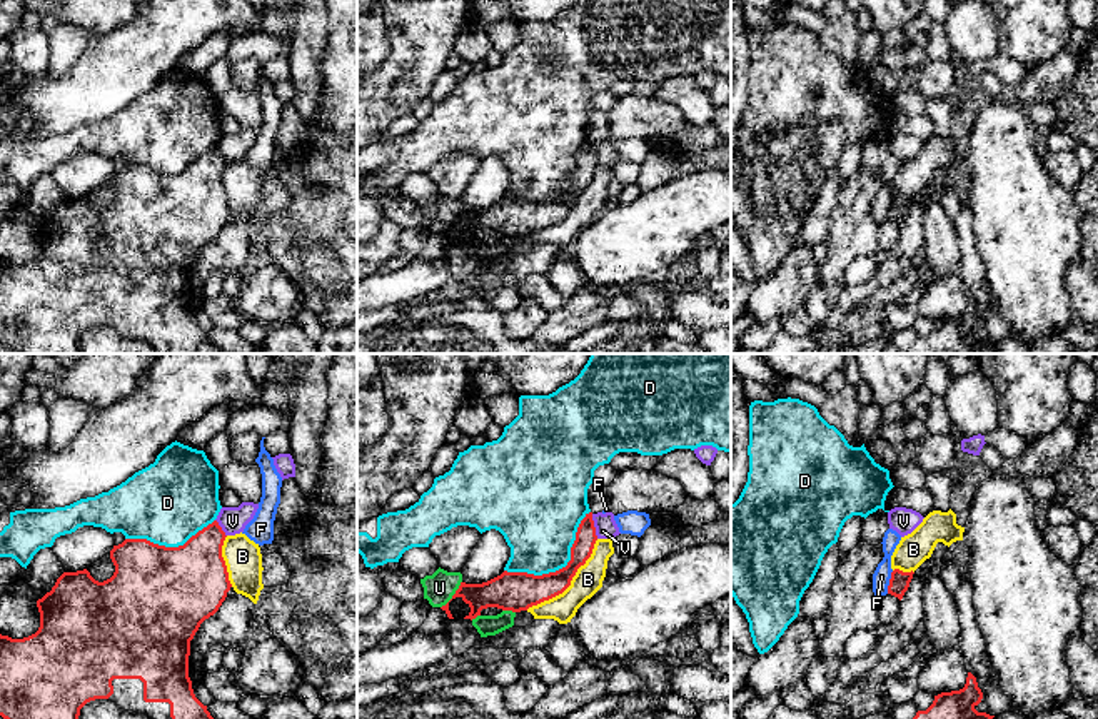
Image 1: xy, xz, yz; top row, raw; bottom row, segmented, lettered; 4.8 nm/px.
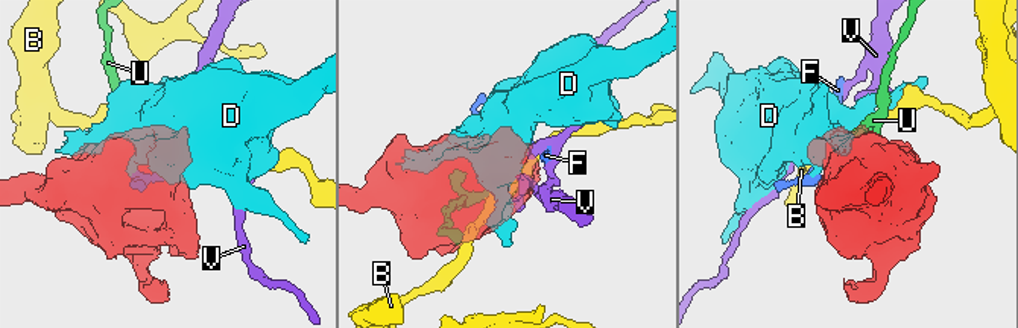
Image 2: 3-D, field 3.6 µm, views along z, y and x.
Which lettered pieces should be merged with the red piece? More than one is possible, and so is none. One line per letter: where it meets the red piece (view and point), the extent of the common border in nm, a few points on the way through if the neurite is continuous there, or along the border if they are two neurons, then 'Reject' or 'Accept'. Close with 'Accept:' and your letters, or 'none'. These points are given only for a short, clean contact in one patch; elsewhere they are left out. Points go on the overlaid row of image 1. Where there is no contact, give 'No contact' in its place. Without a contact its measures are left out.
B: Touches red at xz (569, 584). Shared border 480 nm. Reject
D: Touches red at xz (563, 568). Shared border 500 nm. Reject
F: Touches red at yz (890, 583). Shared border 120 nm. Reject
U: Touches red at xz (454, 594). Shared border 170 nm. Reject
V: Touches red at xz (593, 526). Shared border 120 nm. Path across: xz (586, 537), (593, 526), (606, 527). Accept
Accept: V

